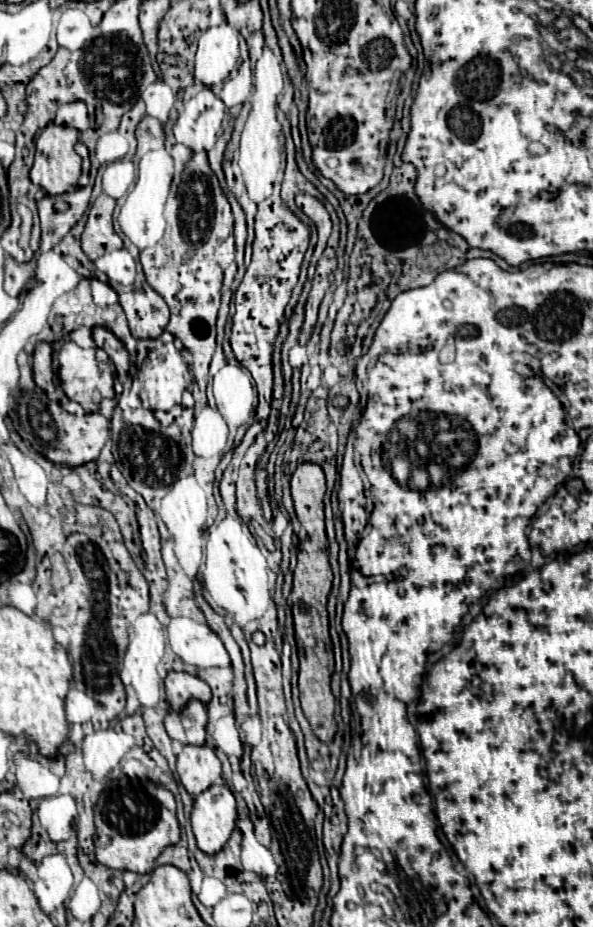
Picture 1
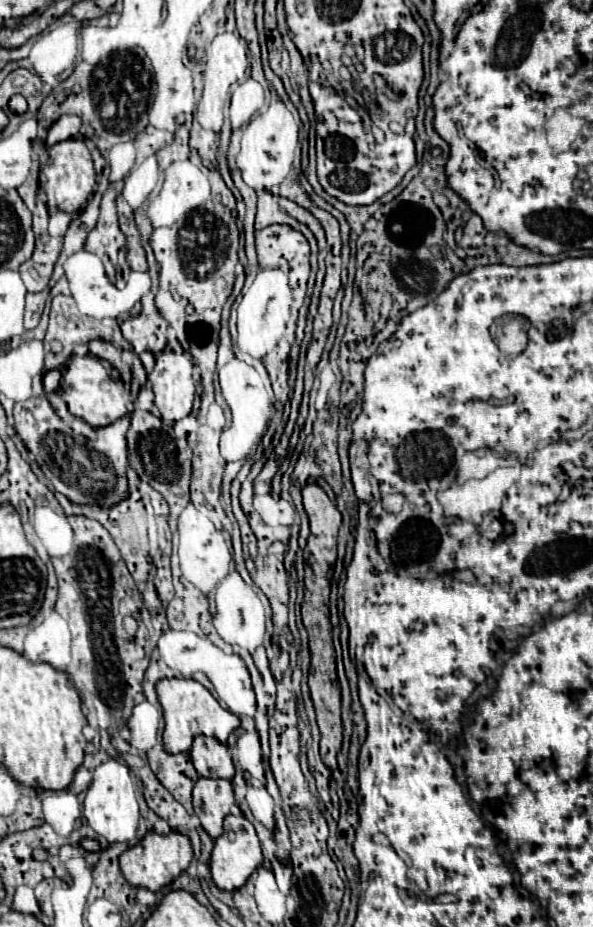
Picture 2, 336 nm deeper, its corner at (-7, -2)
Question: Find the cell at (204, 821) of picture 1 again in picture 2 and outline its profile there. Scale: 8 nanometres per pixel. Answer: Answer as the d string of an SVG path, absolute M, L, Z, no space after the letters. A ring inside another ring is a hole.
M239 813L229 815L225 819L225 825L223 825L223 835L219 835L215 839L215 847L213 847L211 861L209 861L215 885L219 889L227 889L227 891L239 889L261 863L263 863L263 855L261 855L259 837L255 833L255 827Z

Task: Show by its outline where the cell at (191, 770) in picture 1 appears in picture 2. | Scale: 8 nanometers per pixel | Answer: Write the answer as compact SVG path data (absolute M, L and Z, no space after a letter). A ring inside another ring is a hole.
M199 777L193 787L193 809L203 829L215 839L223 831L223 819L235 805L233 787L227 779Z

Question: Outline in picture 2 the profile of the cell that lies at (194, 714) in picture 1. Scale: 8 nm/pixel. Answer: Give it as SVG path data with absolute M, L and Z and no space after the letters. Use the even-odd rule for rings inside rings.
M197 735L193 739L193 747L191 747L189 755L191 755L191 761L199 775L213 777L213 779L217 779L217 777L233 779L233 775L235 775L235 767L233 767L227 747L221 741L217 741L215 737Z

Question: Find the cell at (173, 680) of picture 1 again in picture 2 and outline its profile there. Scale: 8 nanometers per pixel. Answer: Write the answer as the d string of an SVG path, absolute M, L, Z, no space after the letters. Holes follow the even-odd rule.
M175 677L161 679L157 683L157 695L165 715L163 739L165 739L165 749L169 753L177 753L177 751L187 753L195 735L209 735L219 739L221 743L227 743L229 735L239 727L239 719L227 709L223 709L219 701L201 683L193 679L175 679Z

